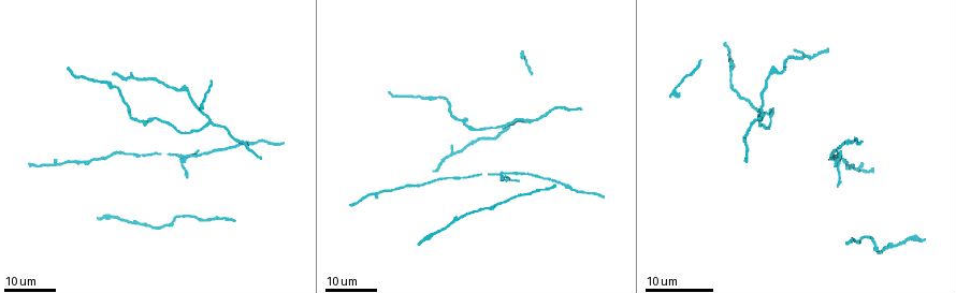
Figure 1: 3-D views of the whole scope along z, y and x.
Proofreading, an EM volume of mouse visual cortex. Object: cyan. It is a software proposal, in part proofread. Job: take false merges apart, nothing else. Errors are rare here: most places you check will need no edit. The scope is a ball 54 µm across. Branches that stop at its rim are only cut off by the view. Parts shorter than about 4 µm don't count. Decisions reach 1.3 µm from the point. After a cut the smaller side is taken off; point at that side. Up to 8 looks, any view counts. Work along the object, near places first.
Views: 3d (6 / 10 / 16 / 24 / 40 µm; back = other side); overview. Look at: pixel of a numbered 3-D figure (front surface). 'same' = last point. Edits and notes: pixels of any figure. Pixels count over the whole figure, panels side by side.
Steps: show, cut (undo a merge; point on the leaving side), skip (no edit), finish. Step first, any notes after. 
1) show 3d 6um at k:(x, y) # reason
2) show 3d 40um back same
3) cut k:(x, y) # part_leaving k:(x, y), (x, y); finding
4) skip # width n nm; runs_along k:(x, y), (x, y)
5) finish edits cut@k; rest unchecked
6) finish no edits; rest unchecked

show 3d 24um at 1:(400, 187) # sudden change in width

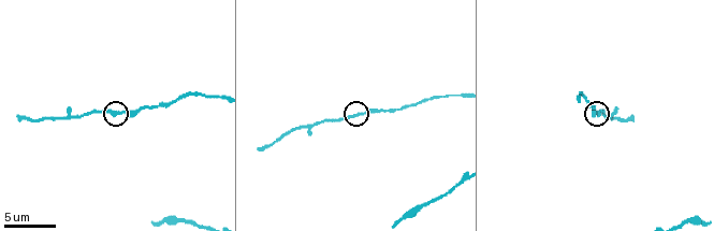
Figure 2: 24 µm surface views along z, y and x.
show 3d 10um at 2:(361, 113)

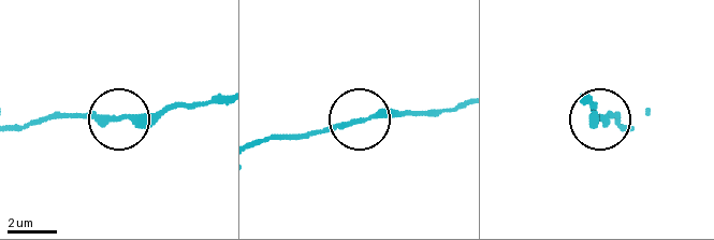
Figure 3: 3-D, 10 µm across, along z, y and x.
show 3d 6um at 3:(359, 117) # closer look

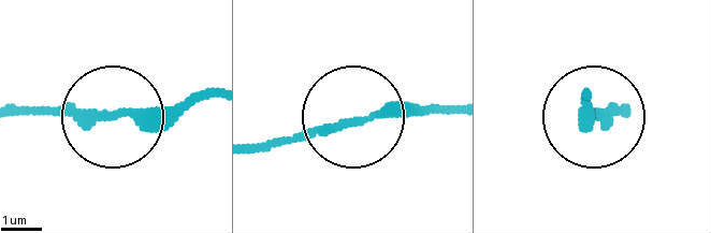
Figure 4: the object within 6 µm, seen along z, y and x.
skip # runs_along 4:(209, 91), (159, 112), (18, 112); continuous, no second neuron

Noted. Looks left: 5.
show 3d 16um at 1:(766, 114) # thick turns thin

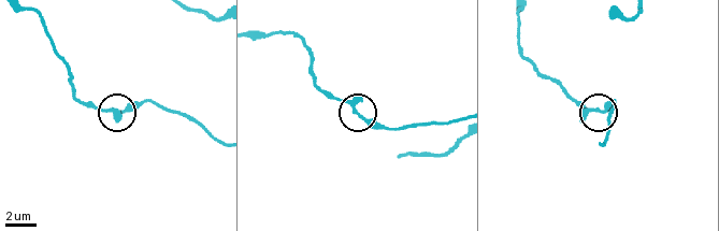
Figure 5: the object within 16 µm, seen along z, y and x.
show 3d 6um at 5:(363, 119) # closer look

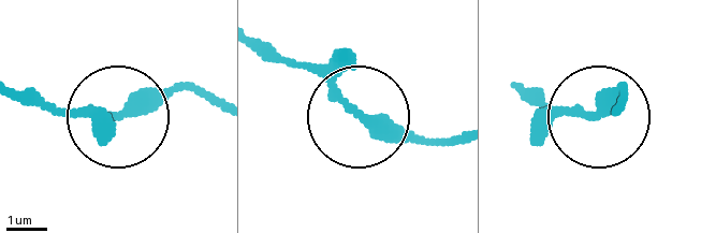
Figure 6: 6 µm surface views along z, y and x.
skip # width 270 nm; runs_along 6:(455, 135), (383, 135), (322, 77), (285, 60); all the same neuron

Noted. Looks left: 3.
show 3d 16um at 1:(103, 80) # thick turns thin

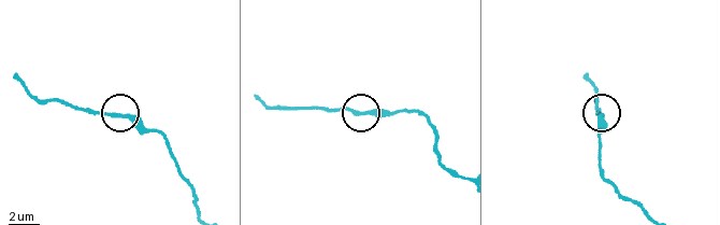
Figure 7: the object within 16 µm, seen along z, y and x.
show 3d 6um at 7:(603, 115)

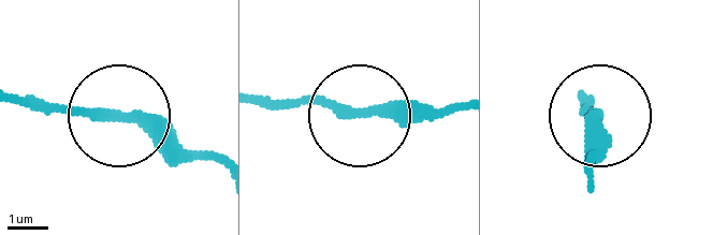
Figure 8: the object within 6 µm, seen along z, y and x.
skip # width 240 nm; runs_along 8:(214, 162), (173, 156), (121, 117), (22, 107); continuous, no second neuron

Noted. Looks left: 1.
finish no edits; rest unchecked

